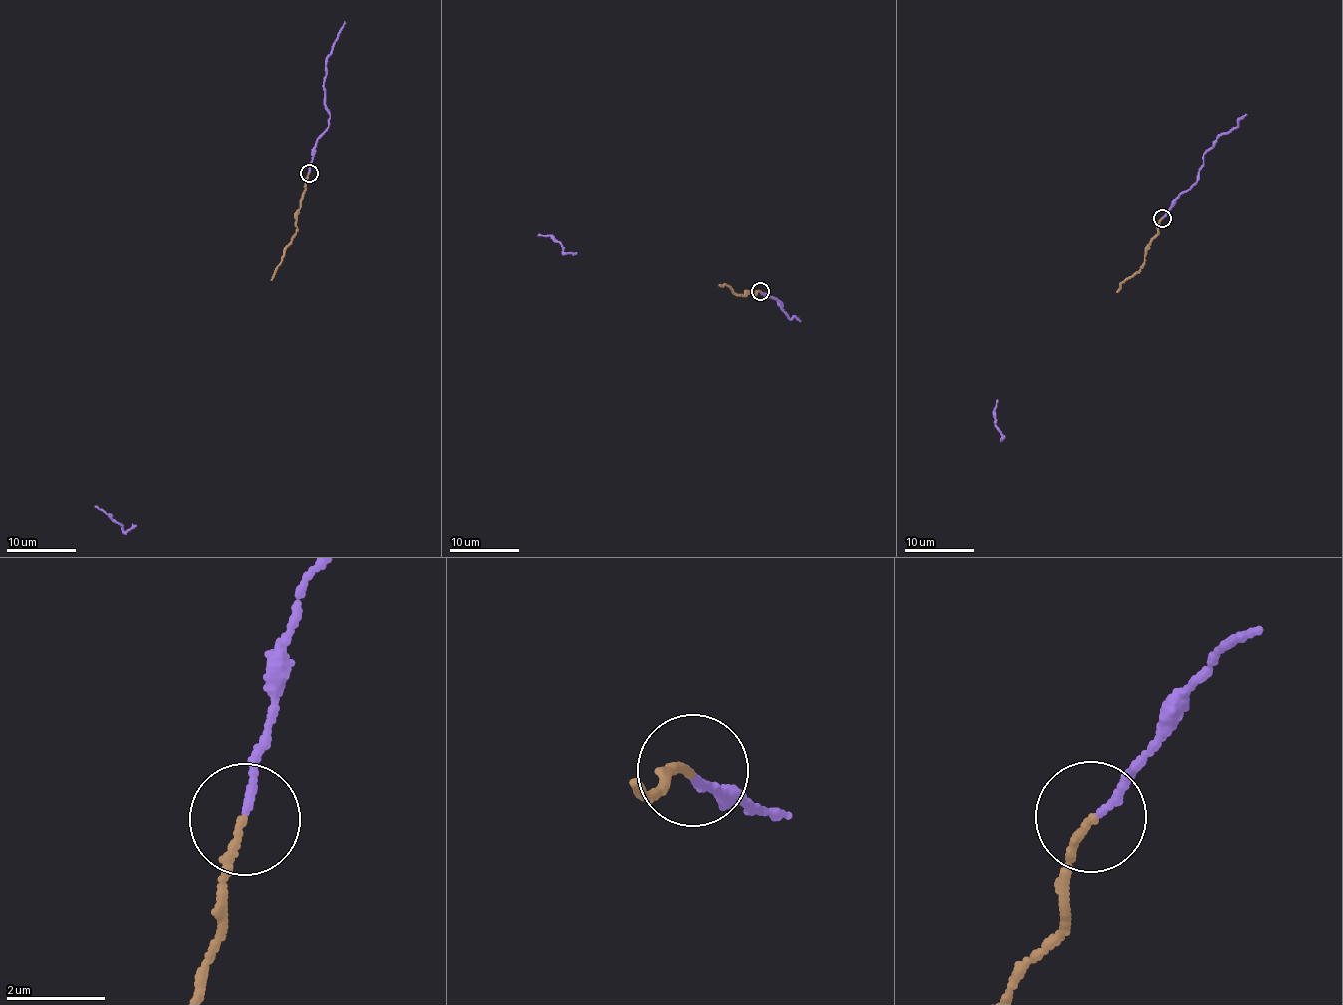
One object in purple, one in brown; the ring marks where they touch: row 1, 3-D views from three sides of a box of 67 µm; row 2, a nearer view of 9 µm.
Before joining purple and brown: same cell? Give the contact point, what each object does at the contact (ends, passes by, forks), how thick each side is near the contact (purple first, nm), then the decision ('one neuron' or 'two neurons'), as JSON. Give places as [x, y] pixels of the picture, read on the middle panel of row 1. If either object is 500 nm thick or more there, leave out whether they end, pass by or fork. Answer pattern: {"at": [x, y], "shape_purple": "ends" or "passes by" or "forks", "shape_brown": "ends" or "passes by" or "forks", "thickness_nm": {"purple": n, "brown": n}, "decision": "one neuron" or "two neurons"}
{"at": [760, 291], "shape_purple": "ends", "shape_brown": "ends", "thickness_nm": {"purple": 140, "brown": 150}, "decision": "one neuron"}

